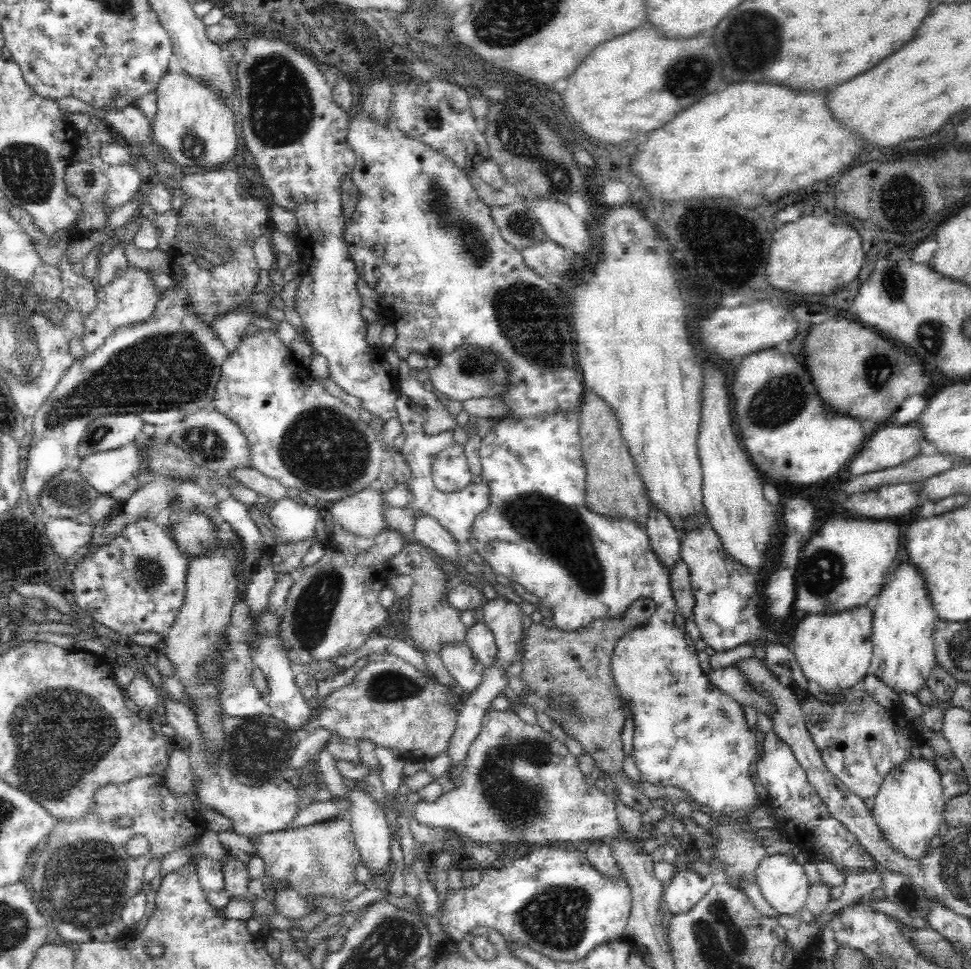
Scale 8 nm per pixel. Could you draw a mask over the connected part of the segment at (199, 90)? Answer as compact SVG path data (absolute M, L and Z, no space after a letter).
M166 71L160 79L159 85L155 90L157 98L157 112L151 125L150 138L156 145L160 146L162 151L166 151L172 158L173 165L176 168L222 168L226 167L230 160L241 151L237 144L236 137L236 119L237 112L233 107L222 100L218 92L210 88L206 81L200 81L194 77L184 74L170 74Z

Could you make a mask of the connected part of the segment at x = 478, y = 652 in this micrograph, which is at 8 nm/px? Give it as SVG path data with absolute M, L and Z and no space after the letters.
M482 621L467 629L465 643L472 649L474 657L484 665L484 668L495 665L498 652L495 636Z

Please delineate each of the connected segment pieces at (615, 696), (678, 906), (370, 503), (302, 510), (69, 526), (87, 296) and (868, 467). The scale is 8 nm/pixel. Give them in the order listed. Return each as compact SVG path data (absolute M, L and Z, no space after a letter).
M643 598L633 602L622 618L606 617L575 631L566 632L556 627L532 624L520 638L520 654L516 658L514 671L525 685L522 693L516 694L518 701L512 705L532 708L535 714L545 713L552 724L561 726L569 738L577 740L589 752L594 767L608 772L614 797L641 814L650 807L650 799L622 769L625 755L620 735L626 716L623 700L611 673L611 656L620 636L626 635L632 628L642 627L654 610L656 603Z
M688 870L676 873L668 886L664 887L663 908L666 916L688 912L710 891L715 878L698 876Z
M373 484L366 490L331 503L328 508L331 510L334 520L343 525L347 532L354 533L358 537L372 537L374 534L381 533L386 527L381 511L383 502L383 493Z
M286 497L276 501L276 508L272 508L268 517L276 524L274 536L282 536L288 542L299 542L314 535L317 522L323 514L323 506L310 507L299 504Z
M74 516L70 518L49 518L46 520L46 534L52 550L59 556L56 569L79 550L82 550L92 538L92 524L79 523Z
M63 255L57 269L60 271L63 300L68 306L80 311L81 318L89 317L96 310L96 288L92 281L72 271L70 263Z
M916 420L908 426L898 426L892 421L892 426L878 430L850 460L850 474L860 476L895 468L920 455L925 439L923 429Z

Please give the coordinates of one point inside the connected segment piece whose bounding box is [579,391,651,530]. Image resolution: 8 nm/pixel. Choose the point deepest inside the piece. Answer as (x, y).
(612, 485)

